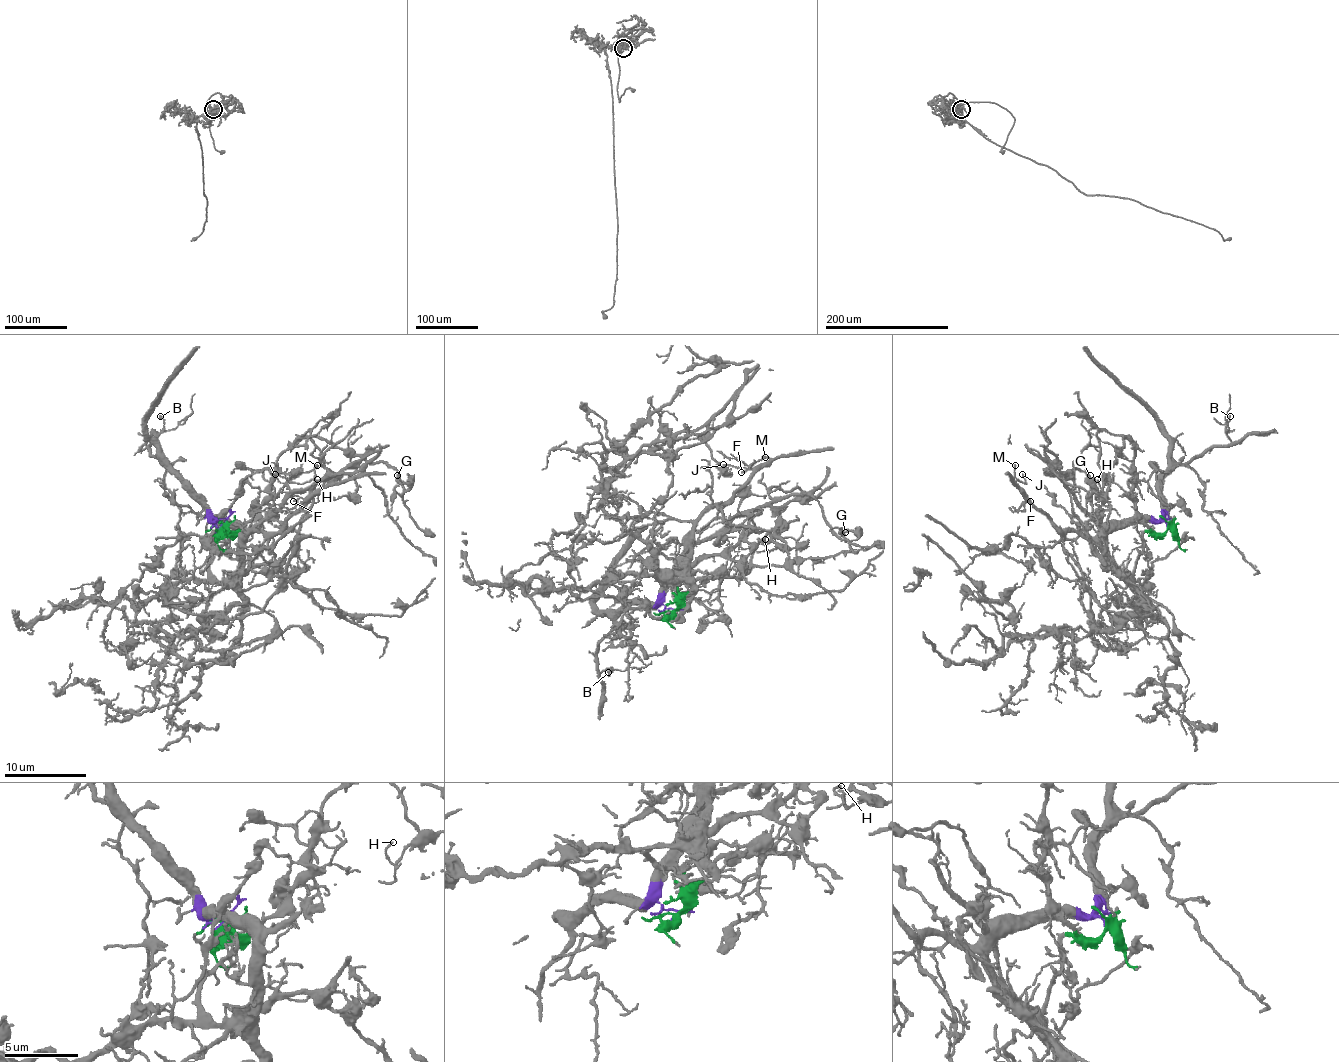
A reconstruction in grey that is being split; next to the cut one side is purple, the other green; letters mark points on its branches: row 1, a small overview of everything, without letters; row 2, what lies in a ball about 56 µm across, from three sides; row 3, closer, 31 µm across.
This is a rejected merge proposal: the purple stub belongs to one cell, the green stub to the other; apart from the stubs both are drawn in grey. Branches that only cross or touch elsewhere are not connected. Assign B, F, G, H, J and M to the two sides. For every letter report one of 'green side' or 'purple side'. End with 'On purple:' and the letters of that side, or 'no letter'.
B: purple side
F: purple side
G: green side
H: green side
J: purple side
M: purple side
On purple: B, F, J, M

